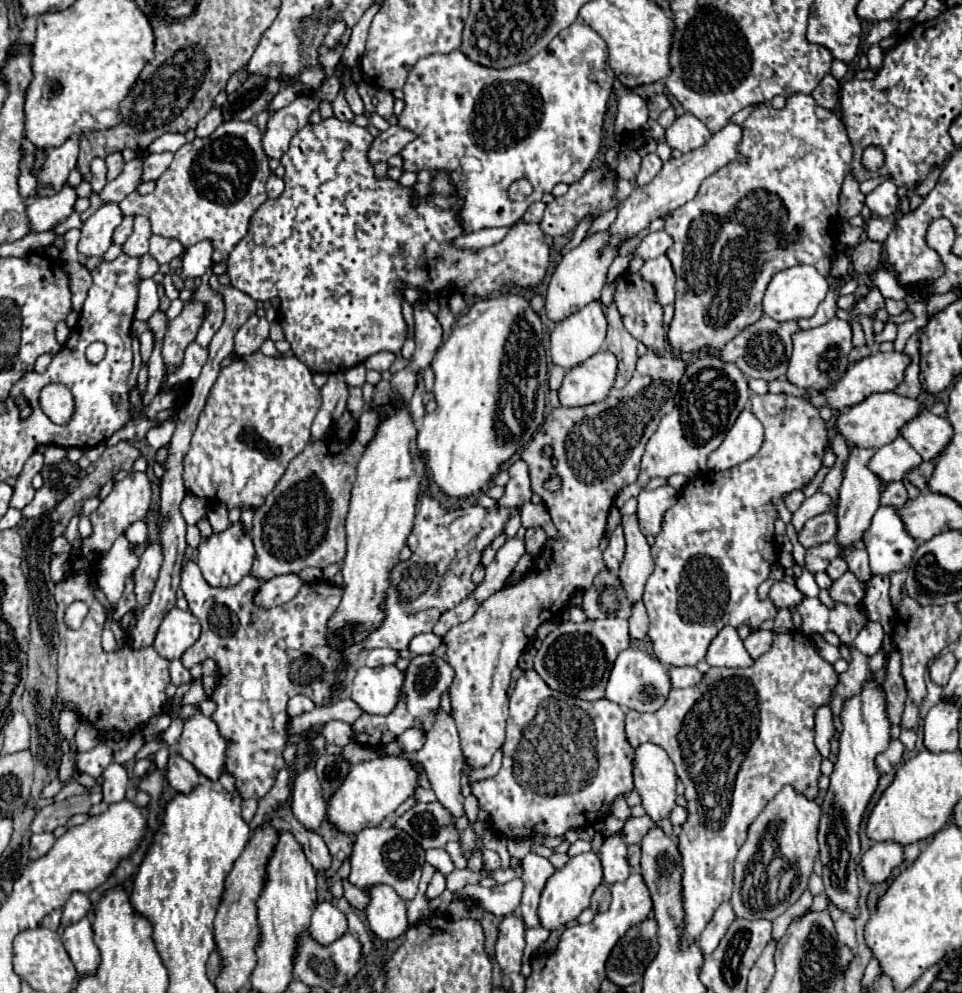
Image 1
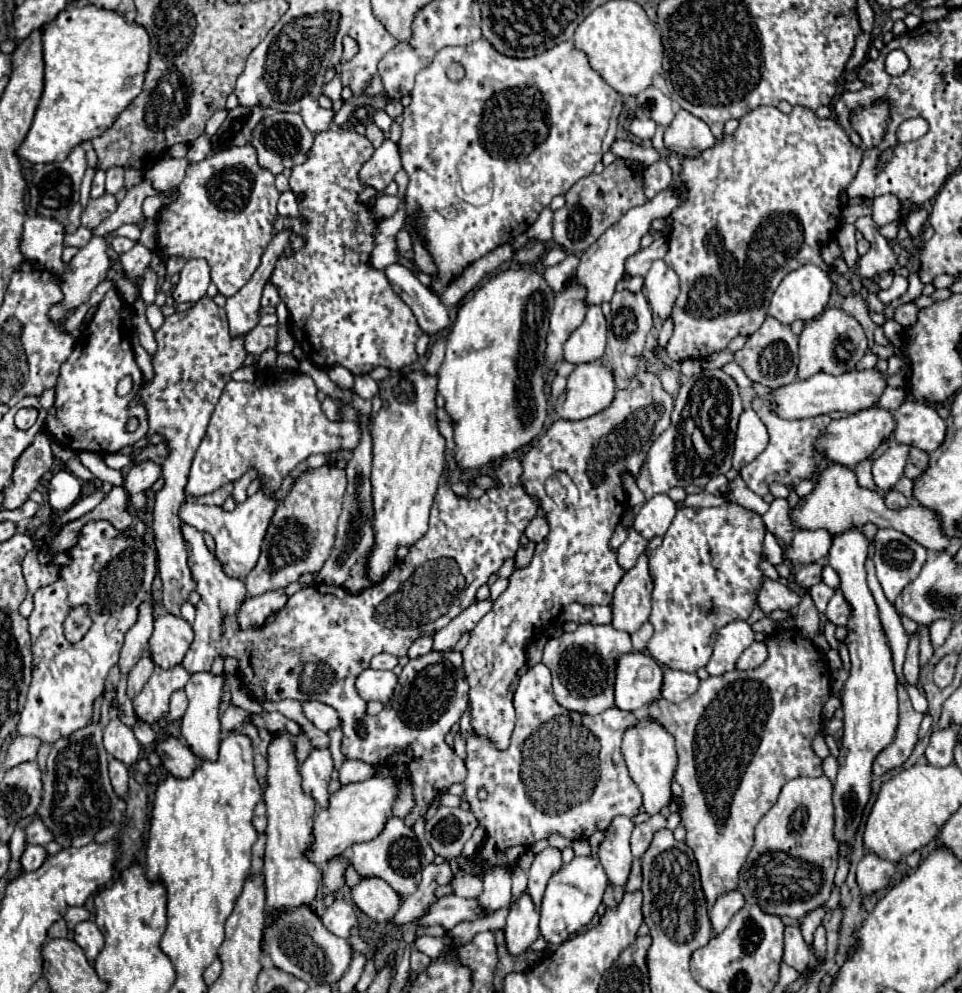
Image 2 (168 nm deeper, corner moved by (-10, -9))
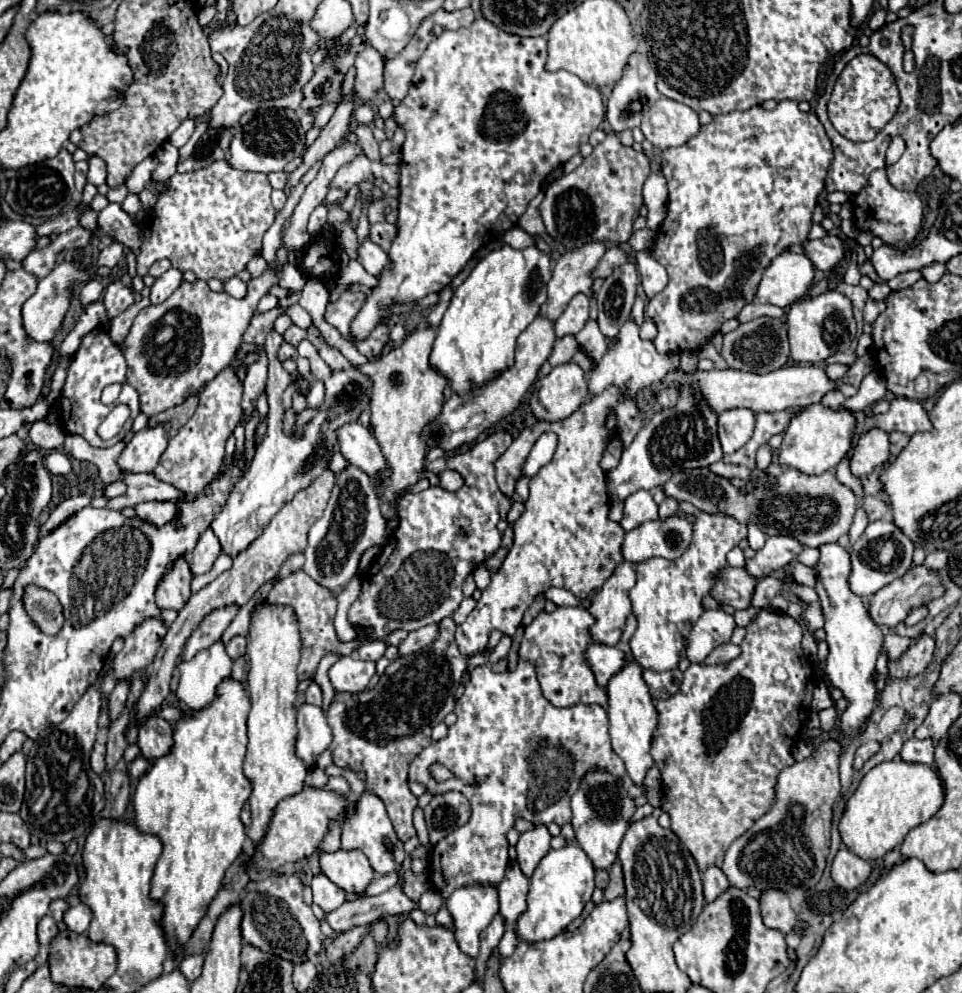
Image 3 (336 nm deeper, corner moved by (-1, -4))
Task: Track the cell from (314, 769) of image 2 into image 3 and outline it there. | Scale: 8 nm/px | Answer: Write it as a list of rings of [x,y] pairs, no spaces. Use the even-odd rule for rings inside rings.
[[[304,703],[298,709],[298,739],[296,739],[296,755],[308,765],[314,767],[318,755],[328,749],[332,741],[330,727],[326,723],[326,715],[320,707]]]

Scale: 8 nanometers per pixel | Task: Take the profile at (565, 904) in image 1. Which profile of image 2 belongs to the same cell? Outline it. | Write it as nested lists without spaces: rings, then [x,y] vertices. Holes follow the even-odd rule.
[[[575,856],[569,864],[565,864],[555,876],[551,876],[543,896],[541,924],[539,924],[543,938],[547,942],[561,944],[569,936],[573,936],[577,930],[585,928],[591,922],[591,918],[597,914],[597,908],[603,900],[603,892],[607,886],[609,886],[607,874],[597,858]]]

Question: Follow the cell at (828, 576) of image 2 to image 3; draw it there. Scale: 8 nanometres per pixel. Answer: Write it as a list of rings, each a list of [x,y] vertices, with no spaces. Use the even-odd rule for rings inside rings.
[[[804,547],[804,549],[798,553],[796,561],[804,563],[804,565],[808,565],[808,567],[814,567],[814,563],[818,563],[818,549],[810,549],[810,547]]]

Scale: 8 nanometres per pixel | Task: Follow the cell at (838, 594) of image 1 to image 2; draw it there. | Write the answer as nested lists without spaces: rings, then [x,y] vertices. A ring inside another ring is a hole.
[[[835,590],[833,598],[829,600],[825,618],[831,620],[831,622],[837,624],[837,626],[847,626],[847,622],[849,622],[849,618],[851,618],[851,606],[849,606],[849,602],[845,600],[845,596],[843,596],[841,590]]]

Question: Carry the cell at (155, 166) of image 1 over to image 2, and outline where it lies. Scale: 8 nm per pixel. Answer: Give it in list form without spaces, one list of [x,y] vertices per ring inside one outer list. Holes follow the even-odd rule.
[[[143,178],[139,184],[135,184],[131,190],[127,190],[125,198],[119,202],[119,208],[103,224],[99,224],[99,228],[95,228],[93,234],[95,236],[109,236],[113,230],[117,230],[119,226],[123,226],[127,222],[143,226],[145,216],[141,212],[141,204],[147,196],[155,196],[155,194],[161,194],[161,192],[153,188],[151,180]]]

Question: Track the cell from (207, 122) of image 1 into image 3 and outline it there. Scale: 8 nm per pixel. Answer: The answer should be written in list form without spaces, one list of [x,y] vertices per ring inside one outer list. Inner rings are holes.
[[[164,143],[158,151],[156,151],[156,157],[158,157],[158,167],[152,171],[152,179],[148,185],[154,183],[166,183],[174,173],[176,173],[176,165],[178,165],[178,149],[170,143]]]

